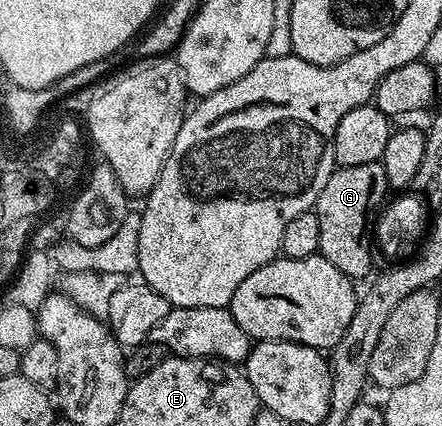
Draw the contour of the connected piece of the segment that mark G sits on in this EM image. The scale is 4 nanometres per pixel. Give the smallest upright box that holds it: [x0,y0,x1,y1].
[316,162,388,281]

